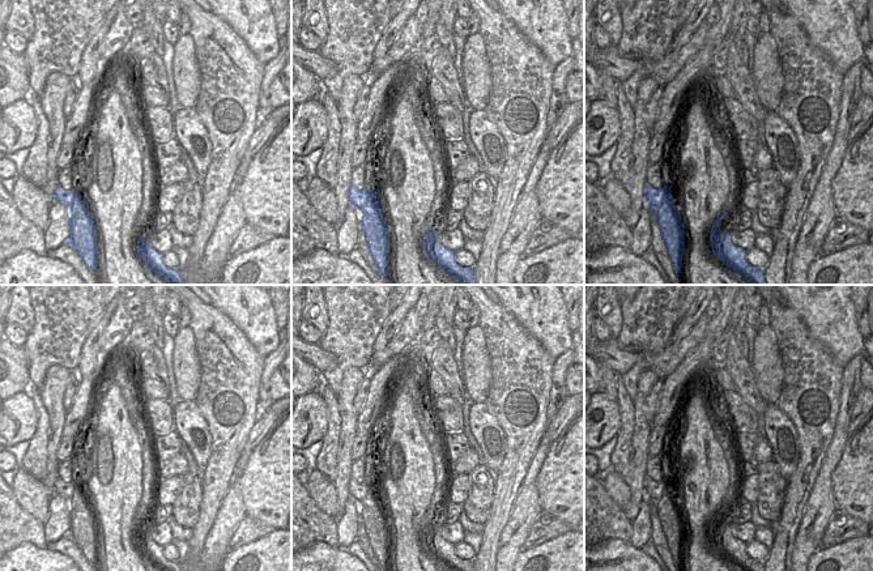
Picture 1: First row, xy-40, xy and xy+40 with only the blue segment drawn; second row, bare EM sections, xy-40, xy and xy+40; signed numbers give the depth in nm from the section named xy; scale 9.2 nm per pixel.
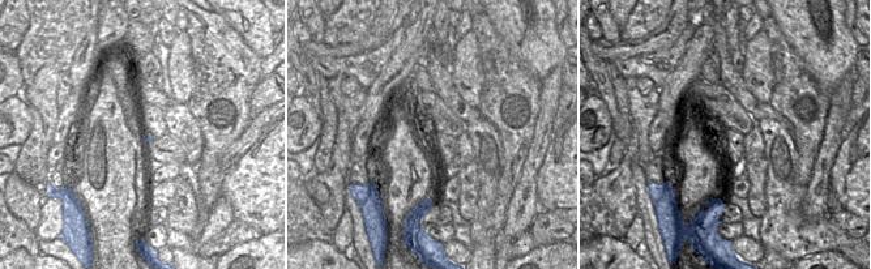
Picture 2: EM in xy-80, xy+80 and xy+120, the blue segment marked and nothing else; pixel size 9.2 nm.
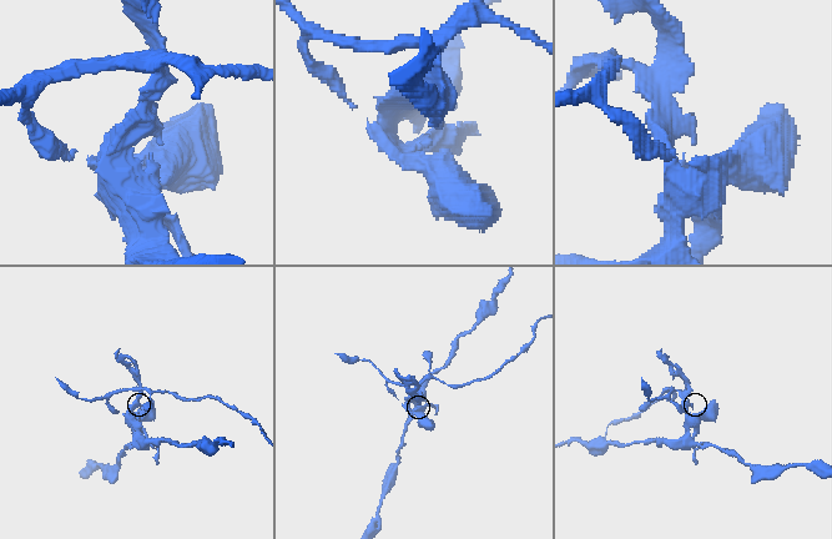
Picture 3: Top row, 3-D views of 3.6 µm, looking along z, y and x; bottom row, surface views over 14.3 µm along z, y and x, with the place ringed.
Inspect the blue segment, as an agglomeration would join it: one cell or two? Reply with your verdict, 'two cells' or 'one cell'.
two cells

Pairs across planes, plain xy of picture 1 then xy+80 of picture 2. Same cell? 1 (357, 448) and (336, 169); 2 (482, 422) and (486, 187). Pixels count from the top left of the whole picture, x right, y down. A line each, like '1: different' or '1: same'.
1: different
2: same

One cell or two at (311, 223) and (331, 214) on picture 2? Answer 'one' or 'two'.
two

